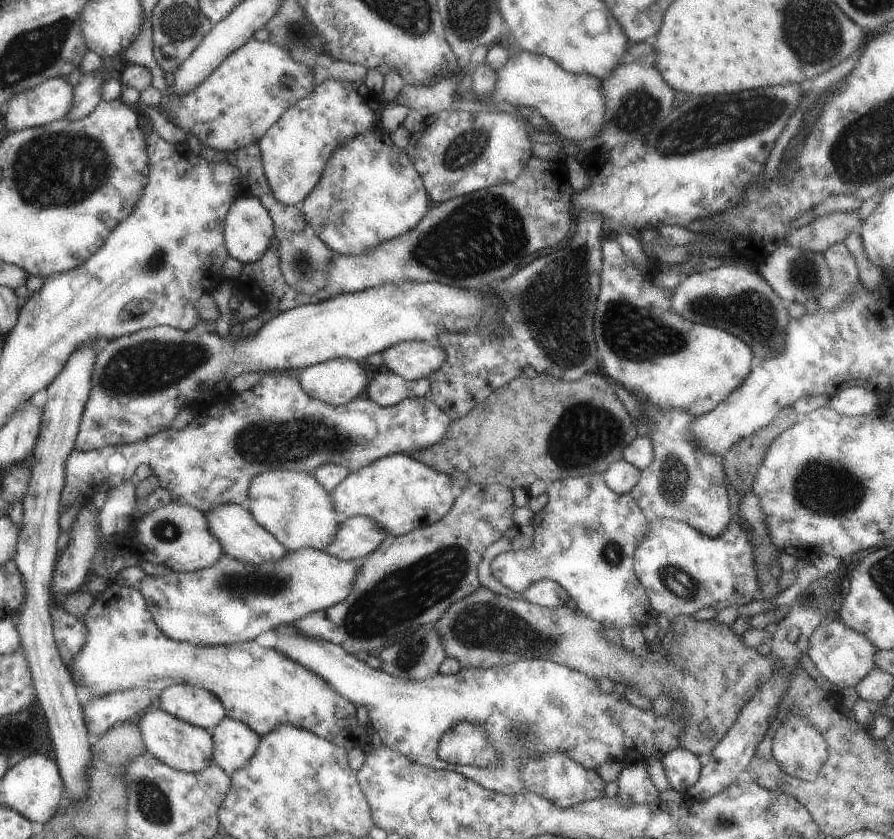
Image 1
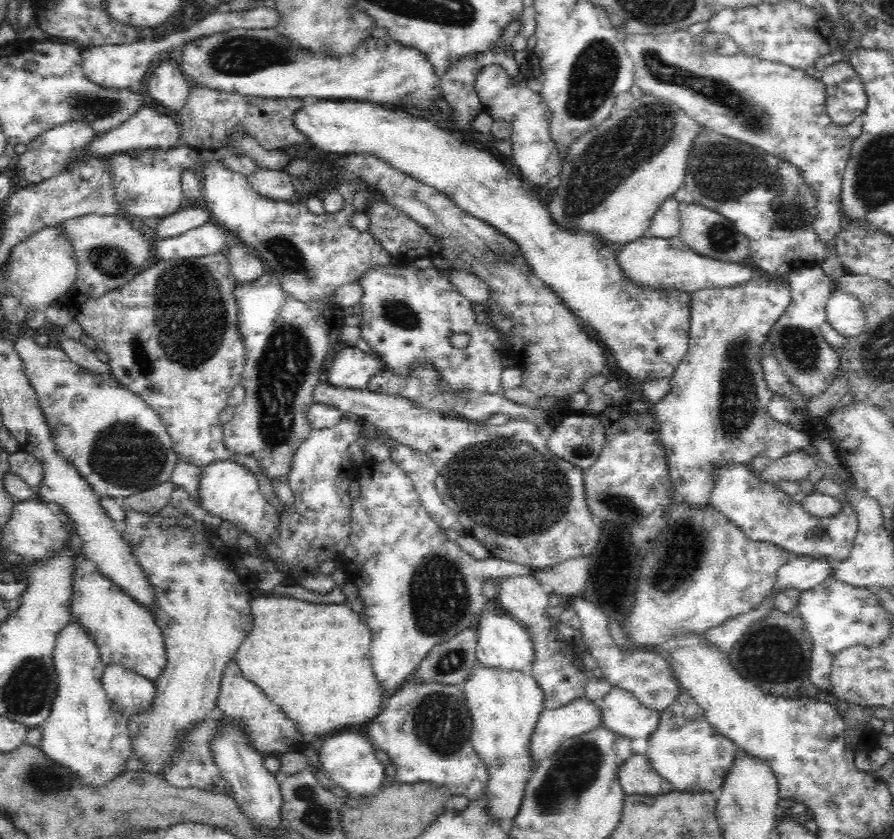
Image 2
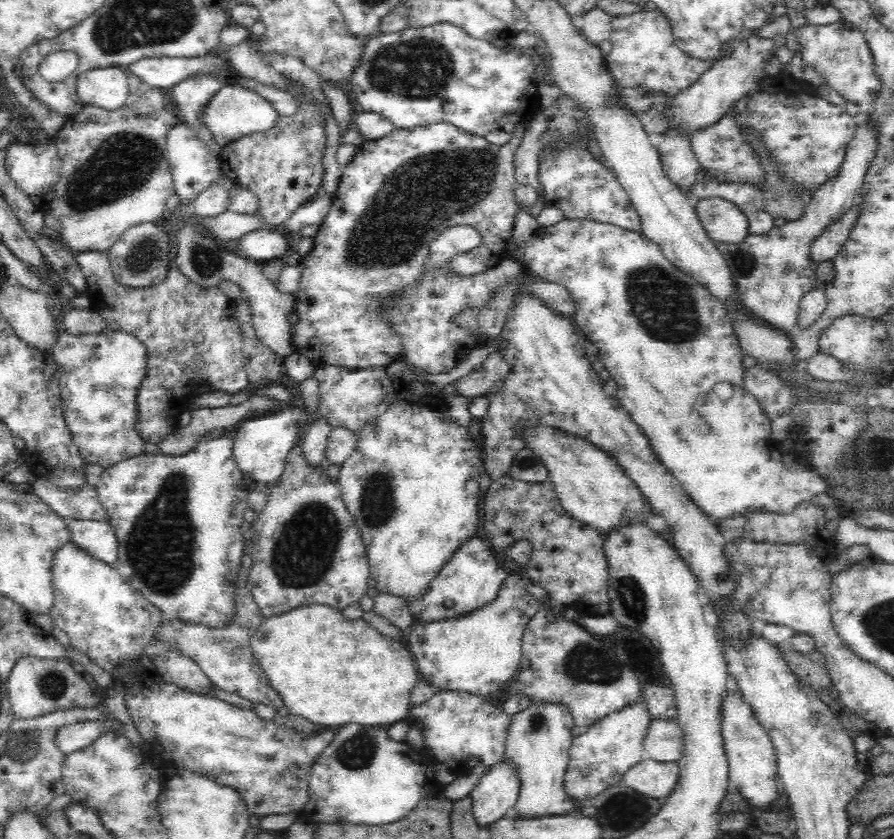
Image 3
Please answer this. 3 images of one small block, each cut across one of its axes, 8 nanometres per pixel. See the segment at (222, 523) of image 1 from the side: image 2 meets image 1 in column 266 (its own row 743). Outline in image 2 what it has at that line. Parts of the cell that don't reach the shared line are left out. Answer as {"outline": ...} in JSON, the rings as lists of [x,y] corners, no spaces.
{"outline":[[[586,696],[584,698],[574,698],[568,704],[558,708],[545,708],[538,719],[534,734],[531,736],[532,748],[530,748],[530,751],[532,751],[532,759],[538,762],[550,758],[569,738],[582,736],[582,734],[589,733],[591,730],[602,726],[602,724],[601,708],[594,701],[587,699]]]}

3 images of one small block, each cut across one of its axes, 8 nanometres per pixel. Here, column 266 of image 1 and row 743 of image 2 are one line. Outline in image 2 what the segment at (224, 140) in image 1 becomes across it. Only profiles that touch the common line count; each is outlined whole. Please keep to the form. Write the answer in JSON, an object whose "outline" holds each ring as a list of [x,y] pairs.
{"outline":[[[71,618],[68,626],[64,626],[56,638],[54,652],[54,671],[56,671],[56,694],[50,706],[50,714],[41,726],[42,751],[46,757],[56,761],[58,765],[78,773],[82,783],[86,785],[106,785],[116,776],[124,772],[124,761],[133,757],[133,749],[128,735],[125,712],[115,712],[110,708],[112,702],[102,689],[102,672],[105,664],[101,661],[96,641],[87,630],[87,626],[79,620]]]}

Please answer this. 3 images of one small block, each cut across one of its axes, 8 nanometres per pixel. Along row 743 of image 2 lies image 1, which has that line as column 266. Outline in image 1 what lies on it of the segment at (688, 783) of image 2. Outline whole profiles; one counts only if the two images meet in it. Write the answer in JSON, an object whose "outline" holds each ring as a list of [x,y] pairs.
{"outline":[[[114,580],[107,581],[105,589],[94,596],[93,604],[83,613],[83,618],[87,638],[79,652],[71,658],[68,672],[73,682],[89,694],[103,696],[130,688],[145,689],[158,694],[165,687],[187,683],[214,694],[225,709],[225,717],[242,722],[259,736],[275,730],[275,726],[279,724],[288,724],[337,743],[337,746],[345,750],[357,746],[357,740],[361,740],[361,736],[355,736],[353,730],[356,706],[335,694],[335,690],[331,690],[331,686],[327,686],[327,682],[323,682],[311,670],[285,658],[277,650],[260,646],[254,640],[219,646],[195,646],[188,642],[171,640],[157,630],[143,595],[136,588],[119,586]]]}

